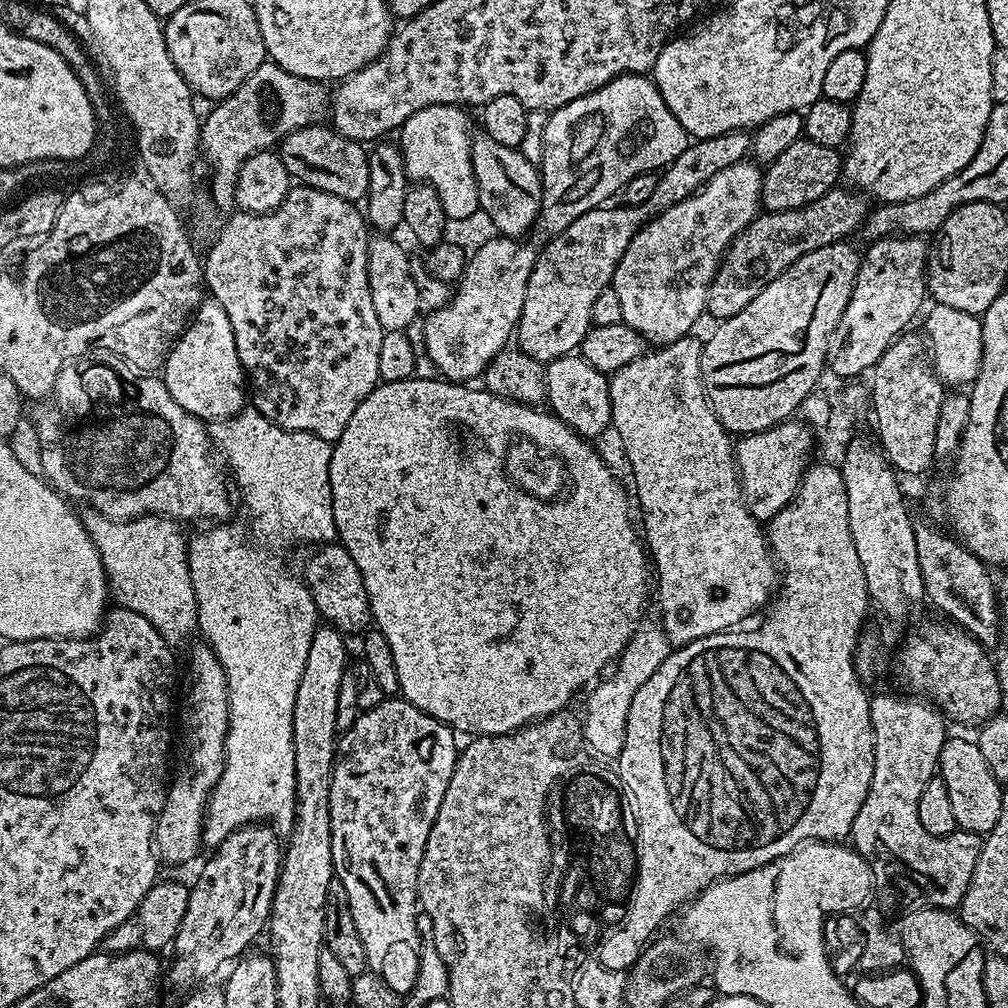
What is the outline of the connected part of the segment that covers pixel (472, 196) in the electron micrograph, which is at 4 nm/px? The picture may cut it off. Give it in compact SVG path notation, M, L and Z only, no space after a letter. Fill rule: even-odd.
M454 104L426 106L410 114L398 130L400 153L409 181L429 184L438 194L449 221L468 220L477 215L480 206L472 169L473 133L468 132L468 116L464 112L467 111L463 107Z

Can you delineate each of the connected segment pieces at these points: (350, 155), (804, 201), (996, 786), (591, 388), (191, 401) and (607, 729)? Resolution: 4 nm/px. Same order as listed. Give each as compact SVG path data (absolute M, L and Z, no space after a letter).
M313 122L304 128L296 128L285 136L278 145L278 155L282 166L286 166L289 177L305 188L326 190L326 194L338 194L360 202L368 195L370 170L365 145L358 140L346 138L327 123Z
M801 138L790 143L763 169L763 173L761 205L770 212L785 212L806 206L837 187L842 180L842 156L835 148L818 146L818 142Z
M949 735L940 751L938 774L946 782L946 790L950 793L957 829L977 834L994 830L998 823L998 813L1002 810L1002 794L1005 789L1001 781L996 780L990 772L990 766L986 766L986 758L975 739Z
M579 354L560 356L557 360L547 361L546 401L547 407L566 426L570 426L579 436L593 438L612 428L612 407L610 406L609 377L605 373L594 370L590 362Z
M211 298L200 301L189 325L181 332L172 349L164 360L162 379L166 390L170 390L170 398L182 406L191 416L197 416L205 422L229 420L246 404L246 377L244 367L238 358L238 346L234 342L234 326L230 326L230 318L226 318L226 310Z
M656 622L653 624L641 623L640 627L636 629L636 633L630 638L628 645L620 651L614 664L616 673L613 676L605 675L591 689L593 692L589 694L588 701L584 704L582 727L585 745L595 755L597 752L600 756L619 757L626 738L626 722L630 714L630 702L634 702L634 694L638 694L638 690L642 690L642 685L649 680L650 674L654 674L654 670L658 670L658 666L662 666L669 651L670 645L663 627Z

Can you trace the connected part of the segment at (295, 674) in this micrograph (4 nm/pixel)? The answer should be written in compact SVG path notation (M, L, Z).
M208 526L205 532L188 540L188 565L190 566L190 582L194 582L194 598L196 599L196 623L199 635L208 647L214 650L218 662L222 662L222 670L228 683L228 733L226 734L226 758L222 778L214 786L208 796L208 806L204 809L204 835L202 837L209 849L215 850L234 830L245 828L248 824L267 822L277 833L287 834L296 821L296 775L294 774L294 698L298 698L298 682L302 682L302 670L306 670L306 654L310 654L310 642L318 627L318 613L314 606L314 598L307 584L299 575L296 576L284 565L280 556L275 556L264 544L256 540L244 540L244 536L236 528L228 526Z

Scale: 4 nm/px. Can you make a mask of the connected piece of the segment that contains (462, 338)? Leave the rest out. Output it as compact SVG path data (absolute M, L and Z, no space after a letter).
M499 234L493 235L493 240L488 240L476 253L471 253L470 259L464 265L464 274L460 277L458 283L455 285L454 291L451 293L451 299L446 301L441 308L429 311L423 317L424 323L424 353L429 362L437 368L439 375L449 382L472 382L475 378L483 377L486 366L490 362L490 358L494 358L494 354L498 354L505 348L505 346L513 339L517 324L520 323L520 315L522 314L522 306L526 298L526 286L530 282L530 274L536 265L536 258L538 255L537 245L527 244L527 239L513 238L510 236L502 236Z

